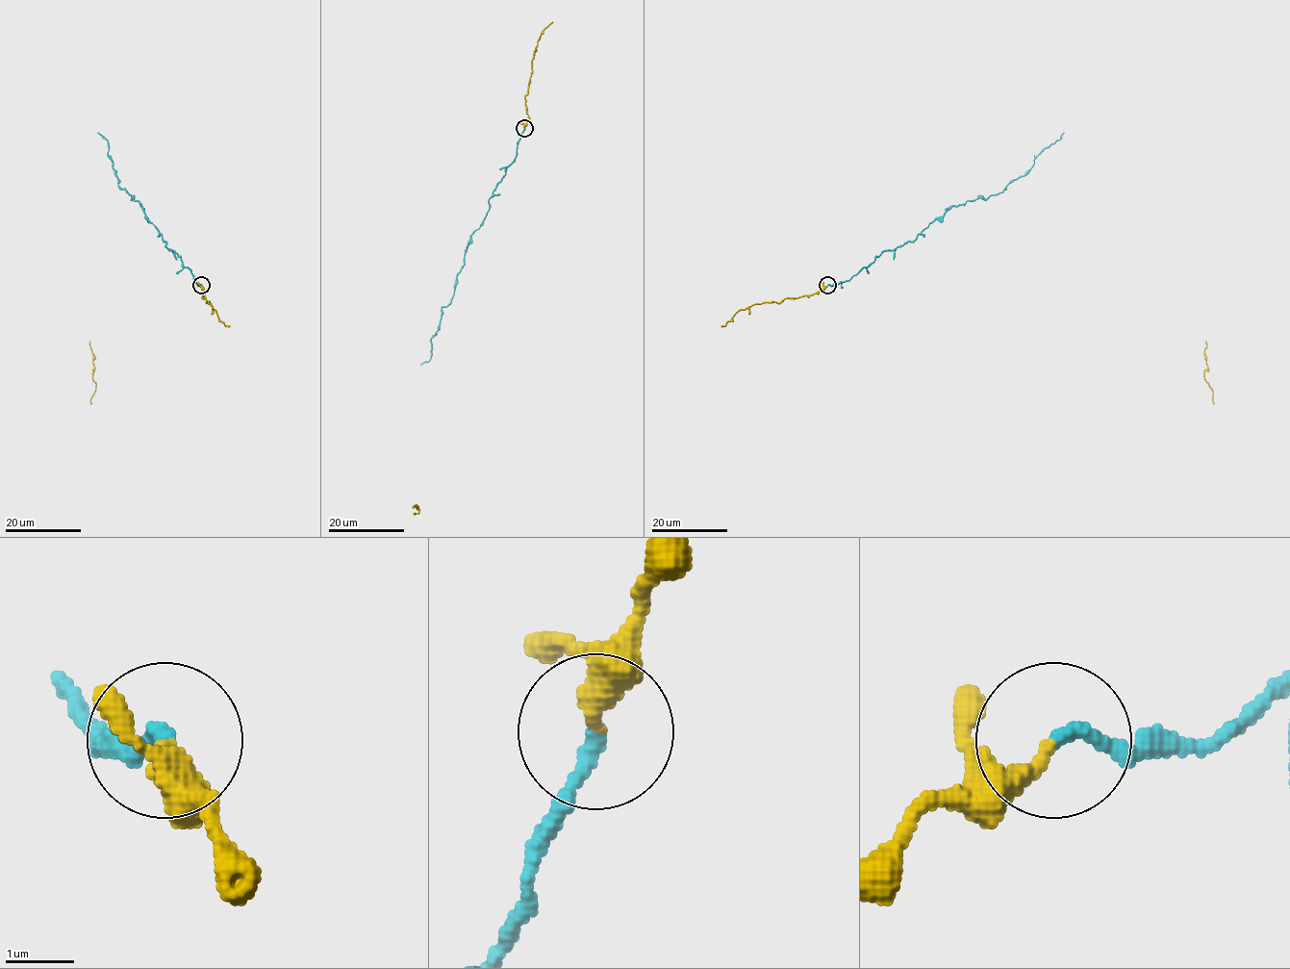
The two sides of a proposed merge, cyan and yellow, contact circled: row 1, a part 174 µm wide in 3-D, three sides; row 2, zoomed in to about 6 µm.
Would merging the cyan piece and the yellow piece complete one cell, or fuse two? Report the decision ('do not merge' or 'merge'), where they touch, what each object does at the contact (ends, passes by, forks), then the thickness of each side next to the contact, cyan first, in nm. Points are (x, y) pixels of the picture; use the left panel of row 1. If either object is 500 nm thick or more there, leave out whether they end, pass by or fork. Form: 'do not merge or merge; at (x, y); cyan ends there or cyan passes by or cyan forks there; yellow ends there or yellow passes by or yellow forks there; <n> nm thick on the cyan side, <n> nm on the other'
merge; at (201, 285); cyan ends there; yellow ends there; 200 nm thick on the cyan side, 320 nm on the other

